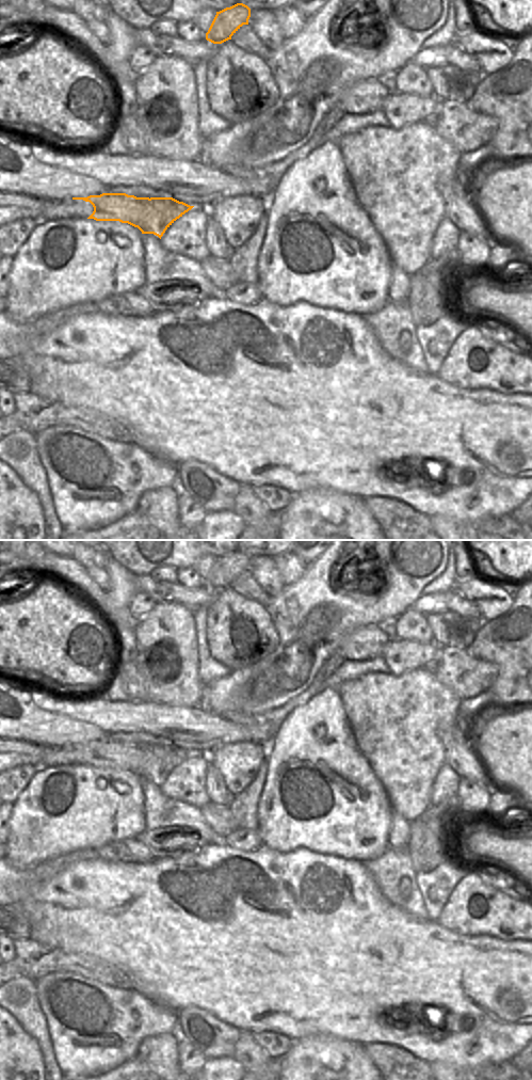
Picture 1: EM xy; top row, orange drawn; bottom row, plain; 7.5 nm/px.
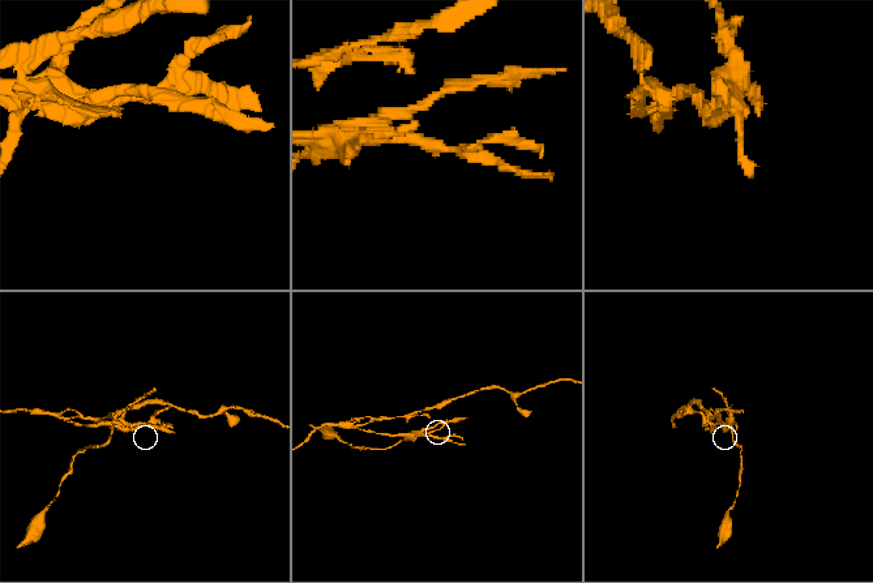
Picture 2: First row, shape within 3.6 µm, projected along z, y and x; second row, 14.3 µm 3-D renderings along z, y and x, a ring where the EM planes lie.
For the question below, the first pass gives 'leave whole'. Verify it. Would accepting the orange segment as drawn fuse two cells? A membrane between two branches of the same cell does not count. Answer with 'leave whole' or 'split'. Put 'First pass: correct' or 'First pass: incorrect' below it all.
split
First pass: incorrect

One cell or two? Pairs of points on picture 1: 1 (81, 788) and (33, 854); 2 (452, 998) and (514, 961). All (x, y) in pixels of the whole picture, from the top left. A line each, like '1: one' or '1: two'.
1: one
2: one

